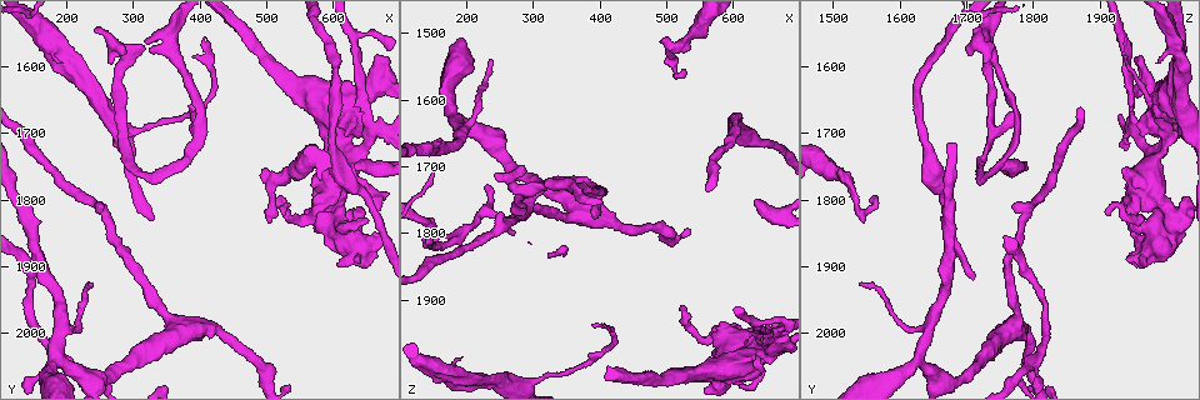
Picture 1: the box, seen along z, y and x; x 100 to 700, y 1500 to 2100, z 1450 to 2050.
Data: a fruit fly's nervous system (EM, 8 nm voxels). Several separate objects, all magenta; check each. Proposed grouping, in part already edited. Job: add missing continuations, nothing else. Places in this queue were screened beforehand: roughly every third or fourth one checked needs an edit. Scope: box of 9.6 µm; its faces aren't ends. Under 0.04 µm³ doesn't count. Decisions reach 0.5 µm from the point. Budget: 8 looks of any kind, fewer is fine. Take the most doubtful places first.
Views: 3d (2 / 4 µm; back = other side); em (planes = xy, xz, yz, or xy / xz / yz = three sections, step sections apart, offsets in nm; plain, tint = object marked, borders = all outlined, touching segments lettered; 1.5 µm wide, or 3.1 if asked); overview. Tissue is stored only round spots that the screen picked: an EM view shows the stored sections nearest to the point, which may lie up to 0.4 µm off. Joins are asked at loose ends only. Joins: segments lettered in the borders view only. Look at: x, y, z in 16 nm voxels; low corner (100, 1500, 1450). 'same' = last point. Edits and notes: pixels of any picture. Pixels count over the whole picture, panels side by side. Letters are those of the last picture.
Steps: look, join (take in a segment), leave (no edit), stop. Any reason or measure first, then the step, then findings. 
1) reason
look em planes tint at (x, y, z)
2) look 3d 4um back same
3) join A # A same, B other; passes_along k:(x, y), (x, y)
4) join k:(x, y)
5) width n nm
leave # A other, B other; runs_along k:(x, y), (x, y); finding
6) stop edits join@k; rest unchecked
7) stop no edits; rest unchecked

stops while still wide
look em 3.1um planes borders at (620, 1625, 1990)

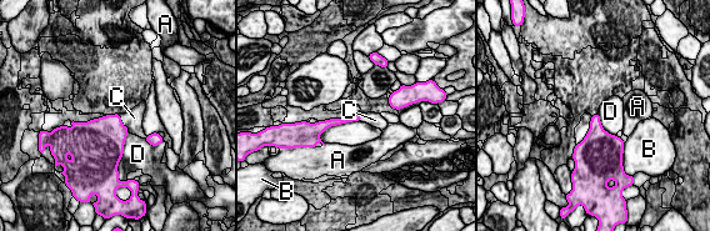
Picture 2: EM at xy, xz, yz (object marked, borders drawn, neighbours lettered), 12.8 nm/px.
join C # A other, B other, C same, D other; passes_along 2:(106, 135), (121, 122), (134, 117); the cell continues

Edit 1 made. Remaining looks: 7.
redraw
look overview

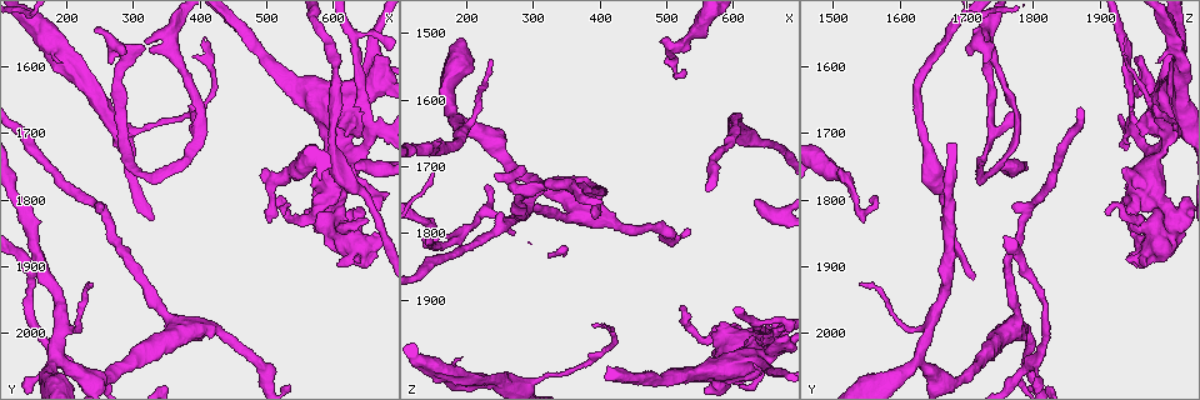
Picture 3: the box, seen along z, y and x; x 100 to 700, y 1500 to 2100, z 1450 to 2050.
thin end
look 3d 2um back at (530, 1825, 1915)

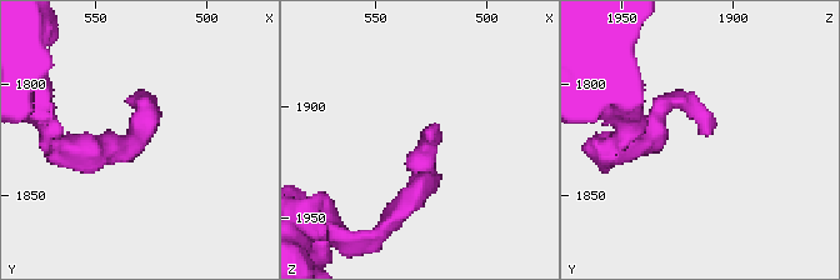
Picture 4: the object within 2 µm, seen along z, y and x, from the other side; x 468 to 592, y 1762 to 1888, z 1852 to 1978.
now the EM
look em xy step 4 borders at (528, 1822, 1914)

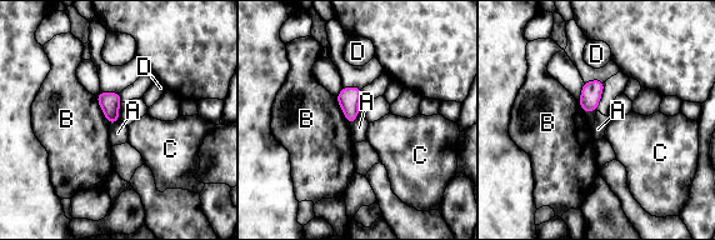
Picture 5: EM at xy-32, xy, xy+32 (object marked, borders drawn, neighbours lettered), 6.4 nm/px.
width 130 nm
leave # A other, B other, C other, D other; border 5:(359, 109), (358, 116), (350, 124); none of them fits

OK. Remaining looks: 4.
tapers out
look 3d 2um at (390, 1590, 1935)

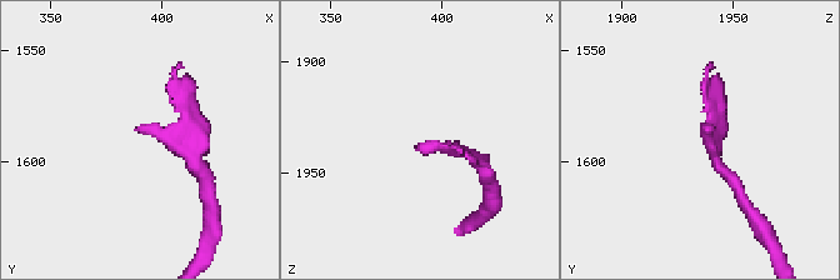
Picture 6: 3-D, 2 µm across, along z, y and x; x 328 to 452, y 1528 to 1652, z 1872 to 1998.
look em planes borders at (388, 1586, 1940)

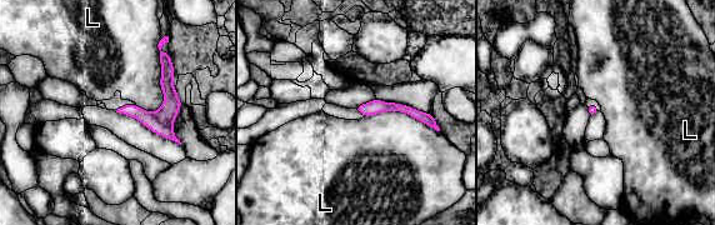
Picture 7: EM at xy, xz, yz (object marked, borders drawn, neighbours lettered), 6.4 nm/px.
leave # L other; border 7:(365, 115), (404, 111), (439, 131); none of them fits

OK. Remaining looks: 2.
stop edits join@2; rest unchecked

